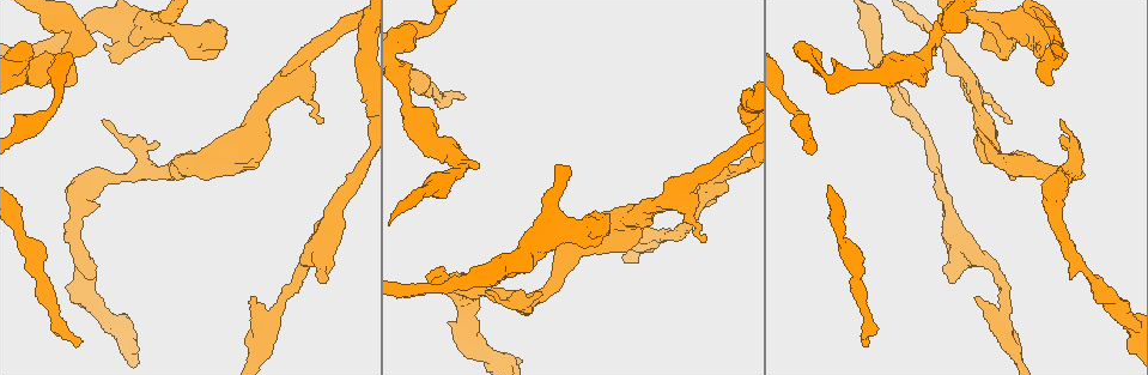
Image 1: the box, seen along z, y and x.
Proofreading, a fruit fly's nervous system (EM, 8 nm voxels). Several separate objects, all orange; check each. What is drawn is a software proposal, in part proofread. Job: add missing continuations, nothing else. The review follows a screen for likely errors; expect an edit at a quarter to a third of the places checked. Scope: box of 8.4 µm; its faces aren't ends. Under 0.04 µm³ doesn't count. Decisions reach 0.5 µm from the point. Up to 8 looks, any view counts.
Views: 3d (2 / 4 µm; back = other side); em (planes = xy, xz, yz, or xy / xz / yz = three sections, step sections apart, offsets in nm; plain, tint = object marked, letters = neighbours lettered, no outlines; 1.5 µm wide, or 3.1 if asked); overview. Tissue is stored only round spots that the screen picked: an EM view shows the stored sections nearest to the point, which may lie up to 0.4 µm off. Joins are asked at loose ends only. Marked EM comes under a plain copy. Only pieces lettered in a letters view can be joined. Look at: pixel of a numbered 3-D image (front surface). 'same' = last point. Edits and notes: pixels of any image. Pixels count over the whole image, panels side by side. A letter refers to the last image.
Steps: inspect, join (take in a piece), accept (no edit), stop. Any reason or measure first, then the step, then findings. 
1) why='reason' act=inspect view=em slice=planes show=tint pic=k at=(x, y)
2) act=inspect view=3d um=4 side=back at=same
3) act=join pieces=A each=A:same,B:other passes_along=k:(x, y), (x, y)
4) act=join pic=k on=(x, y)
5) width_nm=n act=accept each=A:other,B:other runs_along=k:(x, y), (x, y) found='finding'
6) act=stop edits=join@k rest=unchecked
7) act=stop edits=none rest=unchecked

act=inspect view=em slice=xz step=8 show=letters pic=1 at=(77, 346)

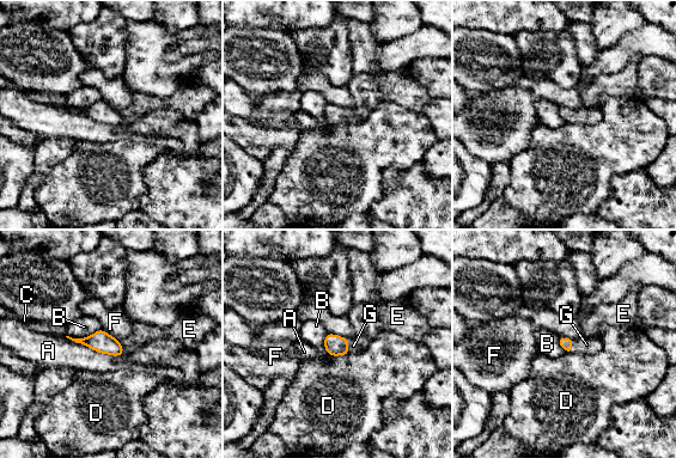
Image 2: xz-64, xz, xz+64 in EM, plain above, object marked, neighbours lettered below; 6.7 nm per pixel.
why='another direction' act=inspect view=em slice=planes show=letters at=same

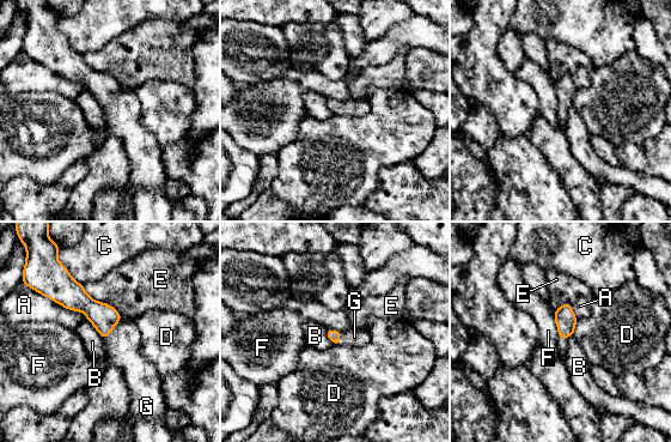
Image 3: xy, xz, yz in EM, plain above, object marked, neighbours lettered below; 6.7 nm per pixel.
act=join pieces=G each=A:other,B:other,C:other,D:other,E:other,F:other,G:same passes_along=3:(103, 316), (111, 328), (123, 346) found='the neuron continues'

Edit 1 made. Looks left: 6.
act=inspect view=overview

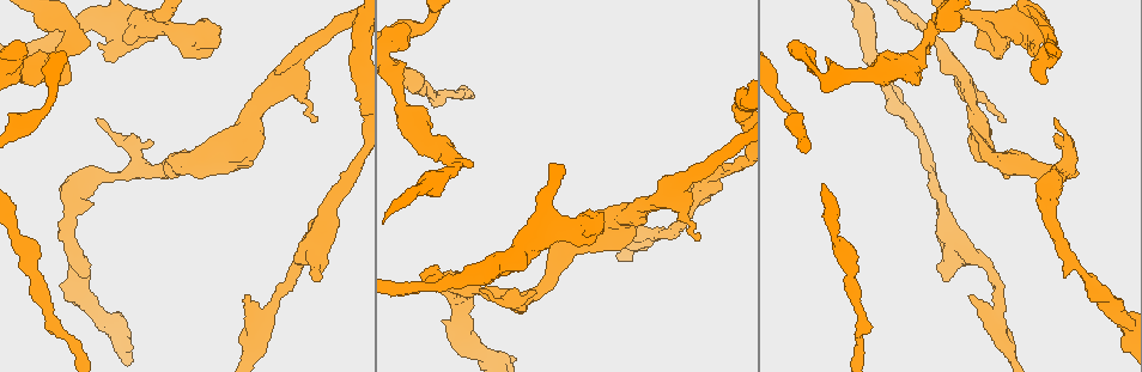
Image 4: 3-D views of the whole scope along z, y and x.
why='branch stops here' act=inspect view=em slice=xy step=4 show=letters pic=4 at=(245, 294)

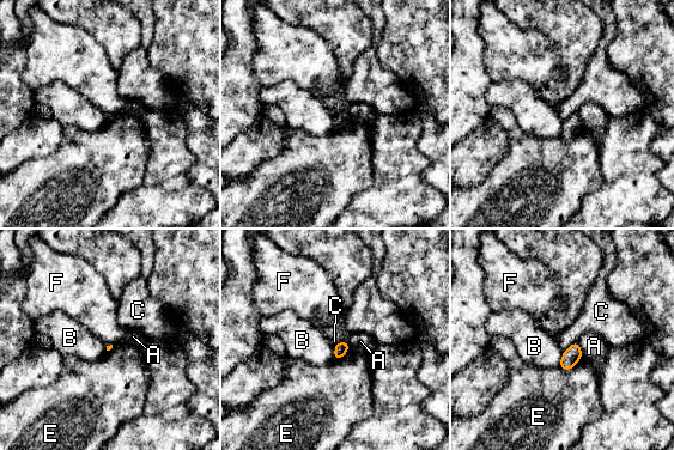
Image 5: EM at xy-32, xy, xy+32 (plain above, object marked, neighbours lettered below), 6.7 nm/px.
act=accept each=A:other,B:other,C:other,E:other,F:other border=5:(339, 341), (346, 342) found='no lettered piece goes on from it'

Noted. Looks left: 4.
act=inspect view=3d um=4 pic=4 at=(999, 119)

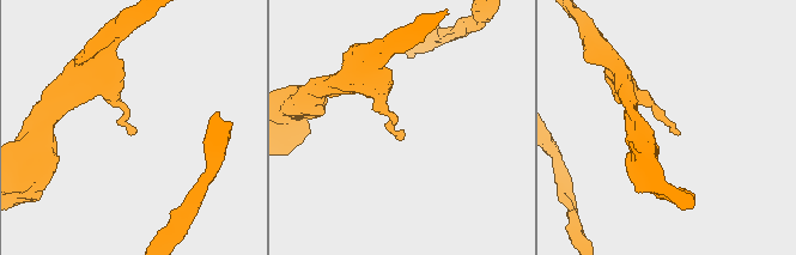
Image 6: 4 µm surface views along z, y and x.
act=inspect view=em slice=yz step=8 show=letters pic=6 at=(670, 129)

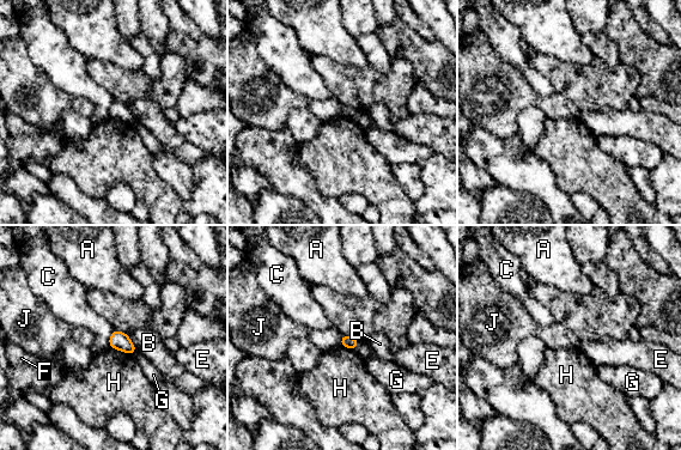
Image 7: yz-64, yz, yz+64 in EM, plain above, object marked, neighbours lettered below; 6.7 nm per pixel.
longest_contact=H:160nm act=accept each=A:other,B:other,C:other,E:other,F:other,G:other,H:other,J:other border=7:(114, 330), (109, 346) found='no lettered piece goes on from it'

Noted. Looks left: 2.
act=stop edits=join@3 rest=unchecked

